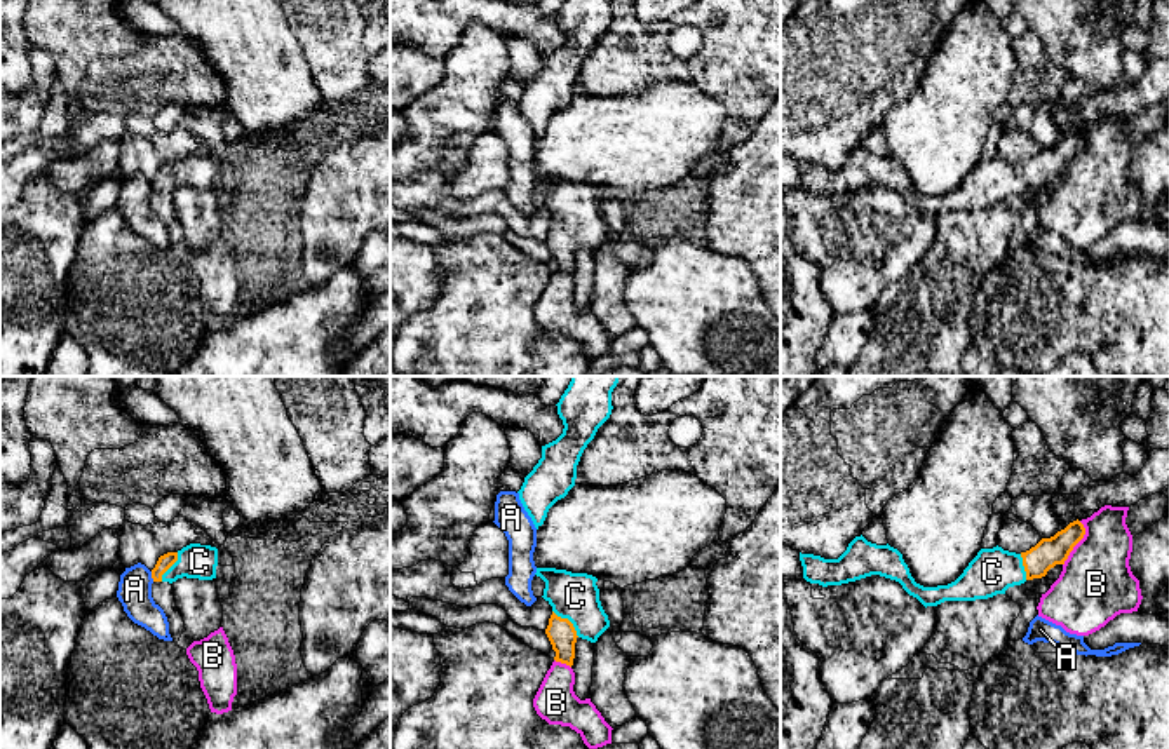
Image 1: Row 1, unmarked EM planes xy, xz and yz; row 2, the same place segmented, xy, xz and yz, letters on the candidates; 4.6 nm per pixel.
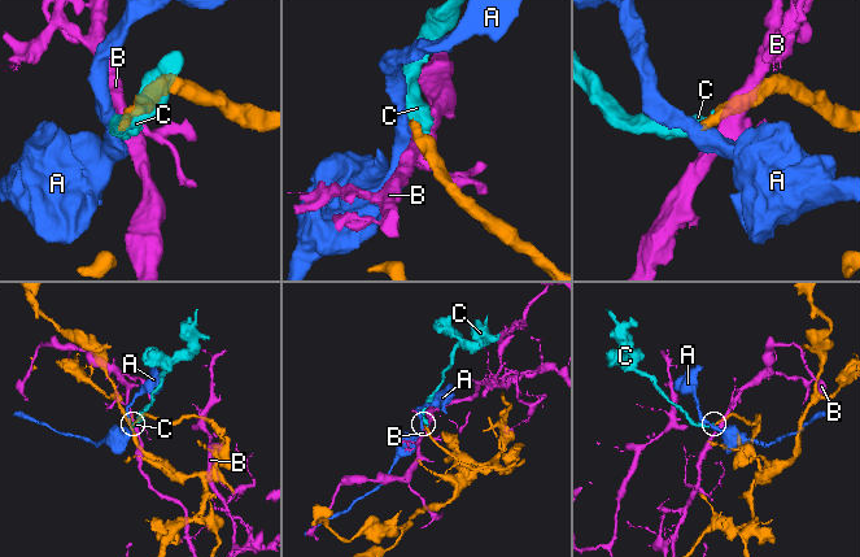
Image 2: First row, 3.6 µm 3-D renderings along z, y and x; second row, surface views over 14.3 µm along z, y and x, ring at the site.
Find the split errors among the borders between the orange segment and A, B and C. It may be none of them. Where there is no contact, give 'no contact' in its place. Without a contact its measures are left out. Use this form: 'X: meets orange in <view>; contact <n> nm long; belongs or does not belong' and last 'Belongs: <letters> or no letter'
A: meets orange in xy; contact 50 nm long; does not belong
B: meets orange in yz; contact 220 nm long; does not belong
C: meets orange in xz; contact 180 nm long; belongs
Belongs: C

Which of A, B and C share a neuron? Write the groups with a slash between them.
A / B / C

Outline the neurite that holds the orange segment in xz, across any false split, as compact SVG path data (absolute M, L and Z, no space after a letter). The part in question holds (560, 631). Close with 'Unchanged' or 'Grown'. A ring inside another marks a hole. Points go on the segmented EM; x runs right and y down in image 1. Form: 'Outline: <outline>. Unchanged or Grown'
Outline: M537 568L535 575L545 582L542 597L552 606L545 634L556 651L554 660L571 667L577 639L596 643L610 627L598 578L556 568Z. Grown

